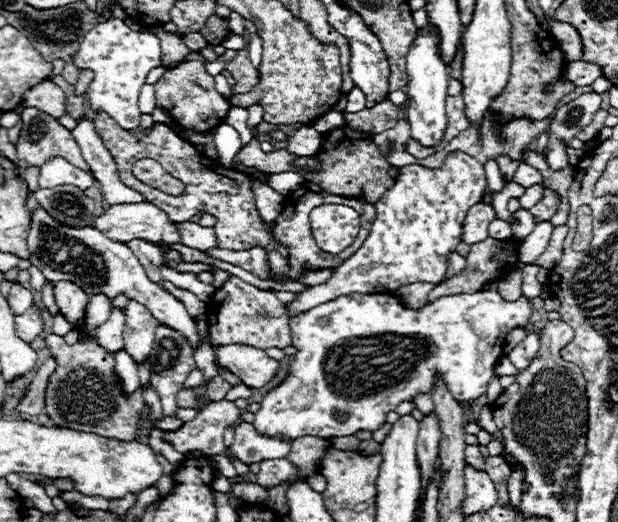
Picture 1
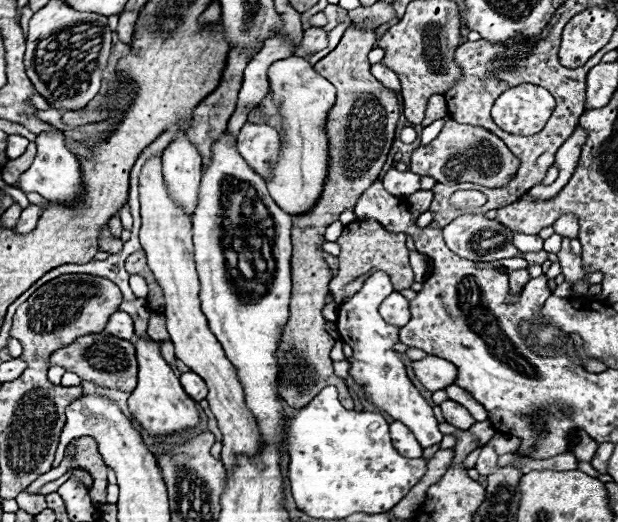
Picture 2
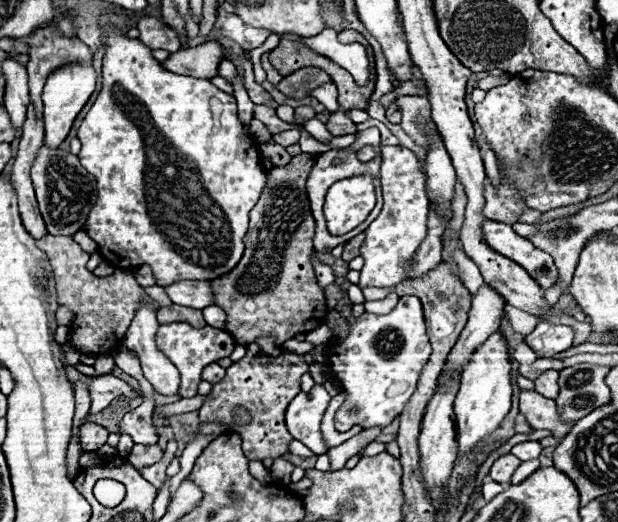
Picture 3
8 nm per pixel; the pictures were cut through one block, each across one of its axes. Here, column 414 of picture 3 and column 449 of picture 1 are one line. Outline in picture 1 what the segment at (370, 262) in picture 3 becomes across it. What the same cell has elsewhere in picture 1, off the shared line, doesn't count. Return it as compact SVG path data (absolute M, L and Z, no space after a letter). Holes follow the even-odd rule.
M464 152L450 154L442 168L424 168L418 164L402 166L394 186L376 202L376 220L362 248L334 268L334 276L326 284L300 292L300 298L288 304L290 314L296 316L320 302L356 292L388 294L414 282L440 284L448 268L448 254L462 240L466 212L480 202L484 190L486 176L482 164Z

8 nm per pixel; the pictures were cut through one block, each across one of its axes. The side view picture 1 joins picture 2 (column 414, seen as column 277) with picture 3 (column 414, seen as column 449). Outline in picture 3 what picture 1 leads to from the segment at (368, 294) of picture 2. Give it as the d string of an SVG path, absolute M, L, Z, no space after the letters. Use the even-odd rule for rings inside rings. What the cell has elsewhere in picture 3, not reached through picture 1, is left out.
M402 296L396 308L388 314L352 316L352 304L346 302L340 310L328 308L326 316L338 312L348 324L348 334L328 344L326 368L328 378L336 380L346 392L344 404L338 408L334 424L338 432L348 432L354 424L362 428L388 426L410 400L418 376L428 362L432 348L426 336L422 304L416 296Z

